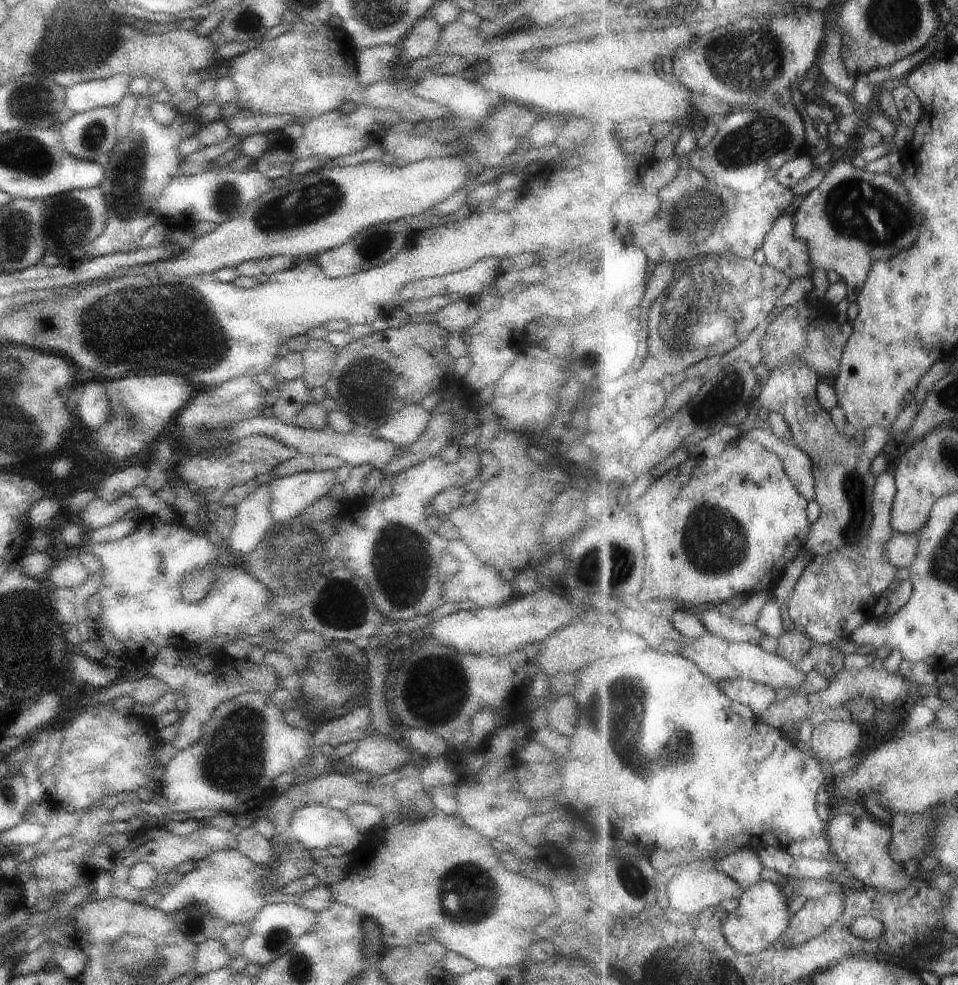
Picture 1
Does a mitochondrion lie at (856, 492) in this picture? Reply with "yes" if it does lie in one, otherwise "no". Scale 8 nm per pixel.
yes

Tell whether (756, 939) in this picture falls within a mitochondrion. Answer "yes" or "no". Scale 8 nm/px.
no

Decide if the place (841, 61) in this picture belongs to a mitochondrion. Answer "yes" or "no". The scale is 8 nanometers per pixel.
no

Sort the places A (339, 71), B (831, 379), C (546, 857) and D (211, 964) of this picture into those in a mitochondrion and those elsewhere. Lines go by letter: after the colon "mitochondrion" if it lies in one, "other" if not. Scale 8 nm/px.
A: other
B: other
C: other
D: other

